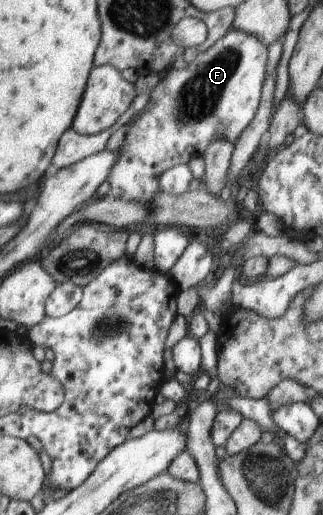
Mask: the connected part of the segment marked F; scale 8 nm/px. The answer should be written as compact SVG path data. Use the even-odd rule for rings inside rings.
M231 28L223 38L217 40L209 50L200 52L196 56L196 59L186 65L185 68L170 69L168 73L162 74L161 82L159 81L157 83L155 88L153 88L153 92L151 92L151 96L149 96L149 102L146 104L147 108L145 108L145 110L139 114L139 118L134 120L133 124L130 124L129 128L125 130L124 143L121 145L121 152L119 152L121 158L117 158L115 166L111 168L111 172L109 172L109 176L107 177L107 182L109 182L111 186L109 196L125 202L147 203L149 200L153 200L161 191L161 188L159 188L159 176L161 176L165 170L169 170L169 168L173 168L173 166L178 164L188 164L192 158L201 156L201 154L205 152L206 146L213 142L213 140L223 140L223 138L225 138L225 140L236 144L240 138L240 134L253 120L253 116L255 116L255 112L257 112L257 108L259 108L261 88L263 88L263 82L266 78L265 68L267 65L267 53L268 47L265 46L263 42L259 42L257 36L247 34L247 32L243 32L243 30Z

